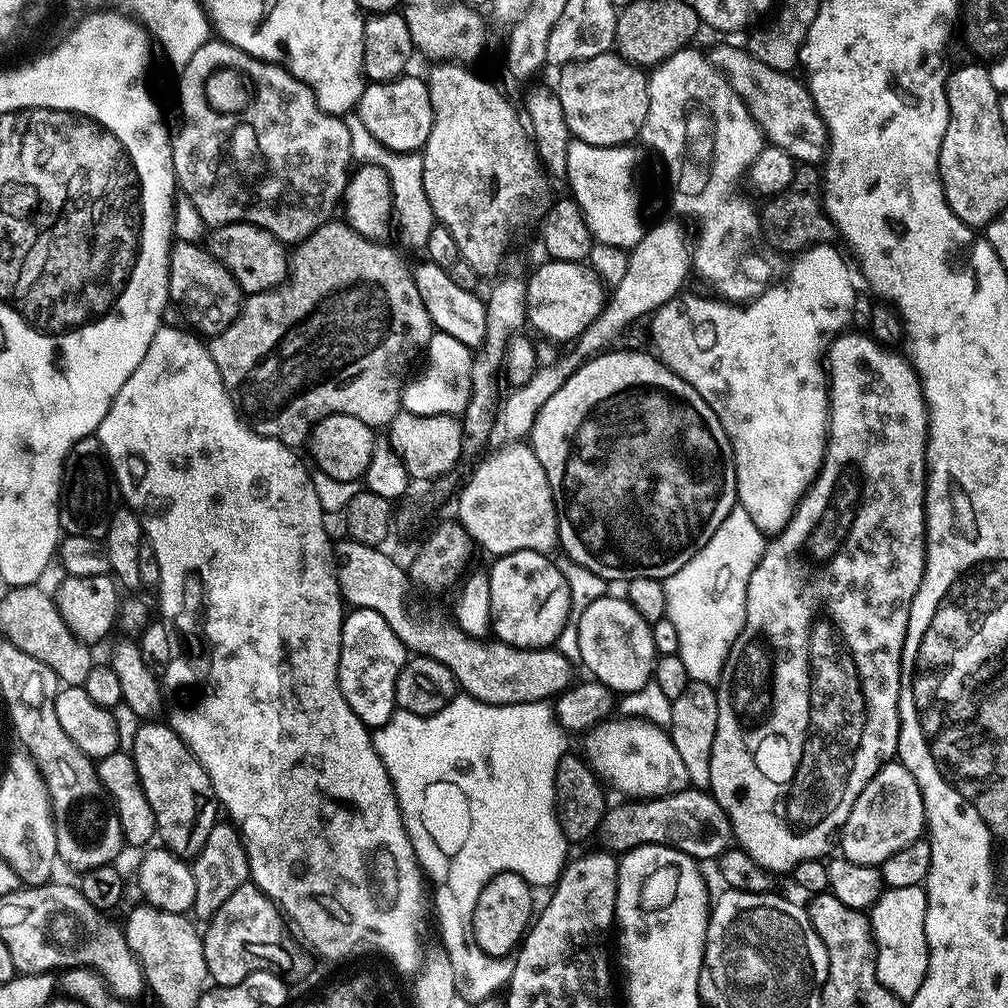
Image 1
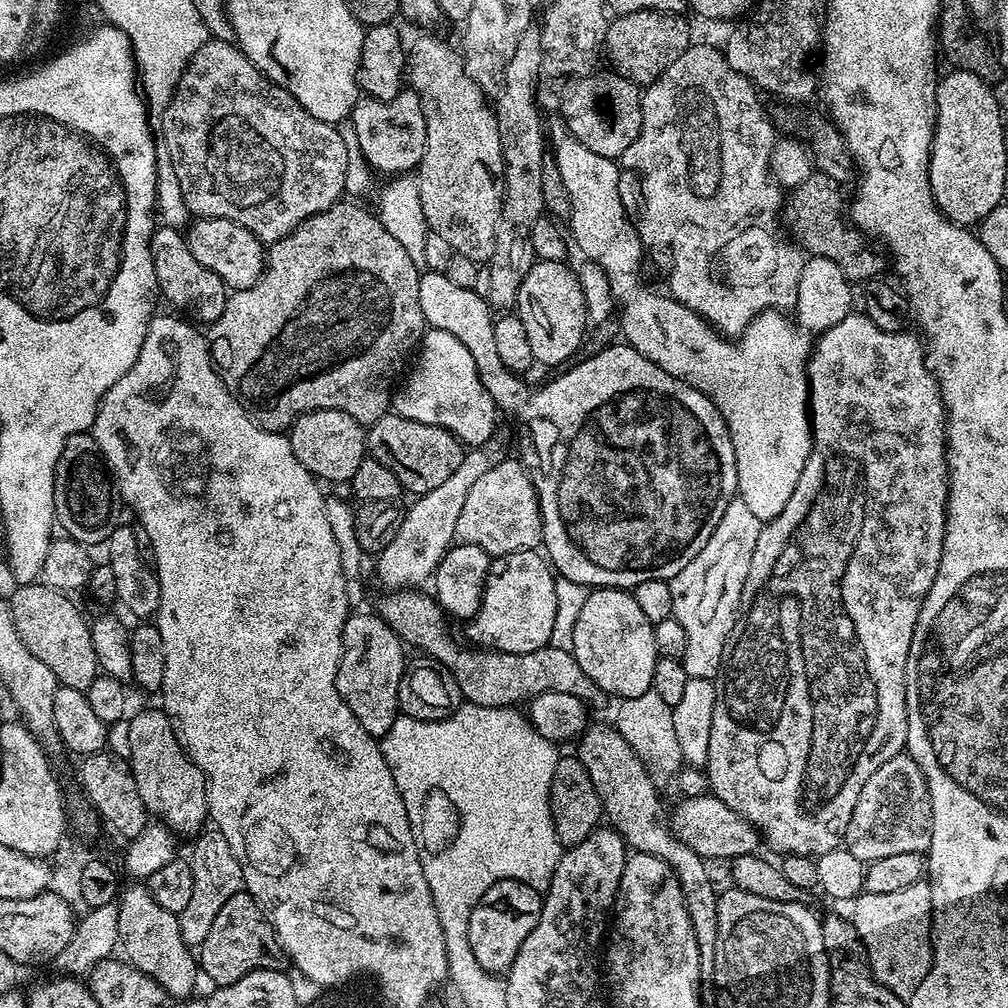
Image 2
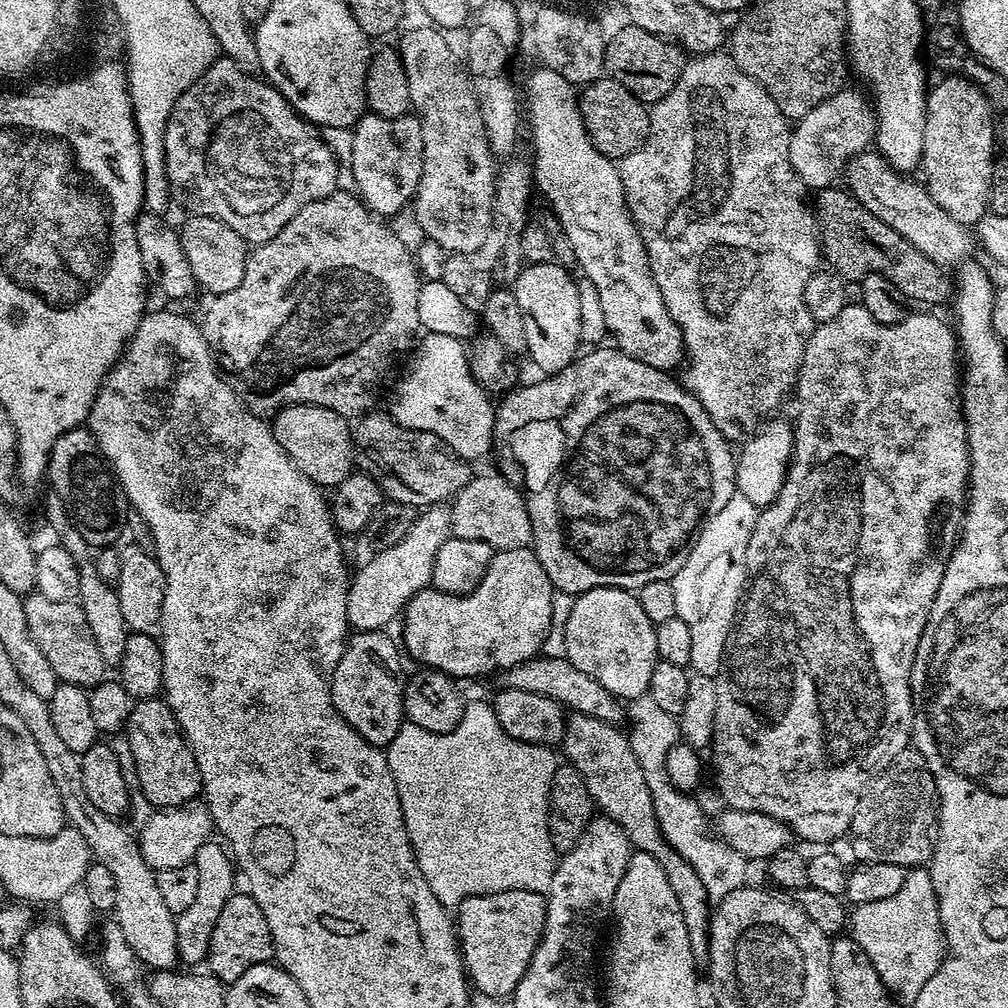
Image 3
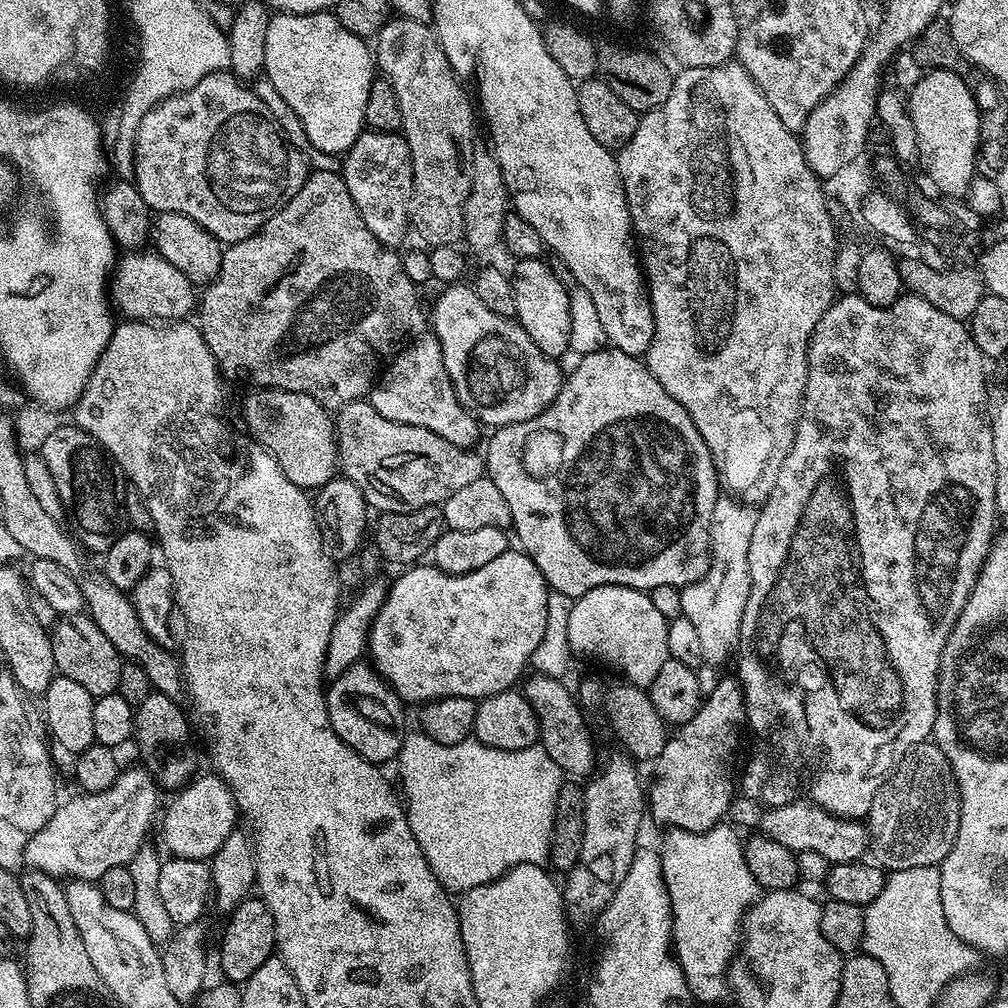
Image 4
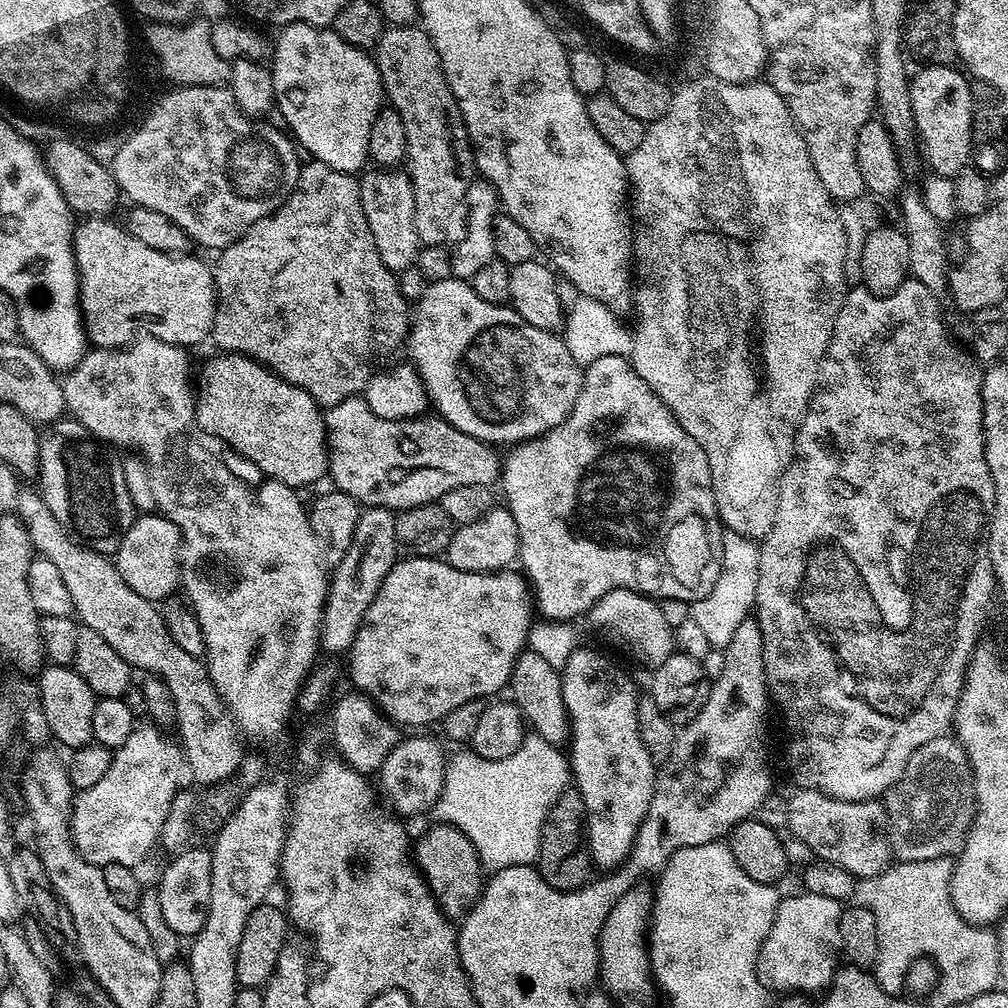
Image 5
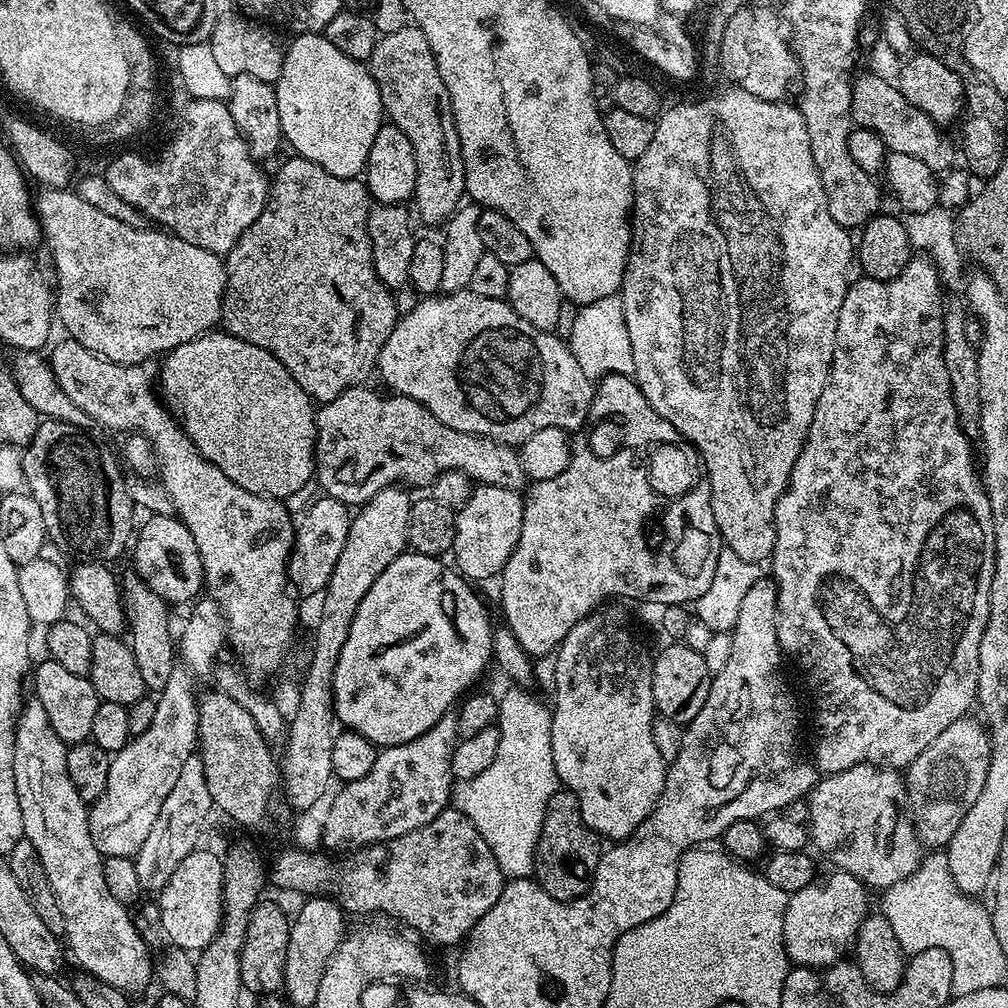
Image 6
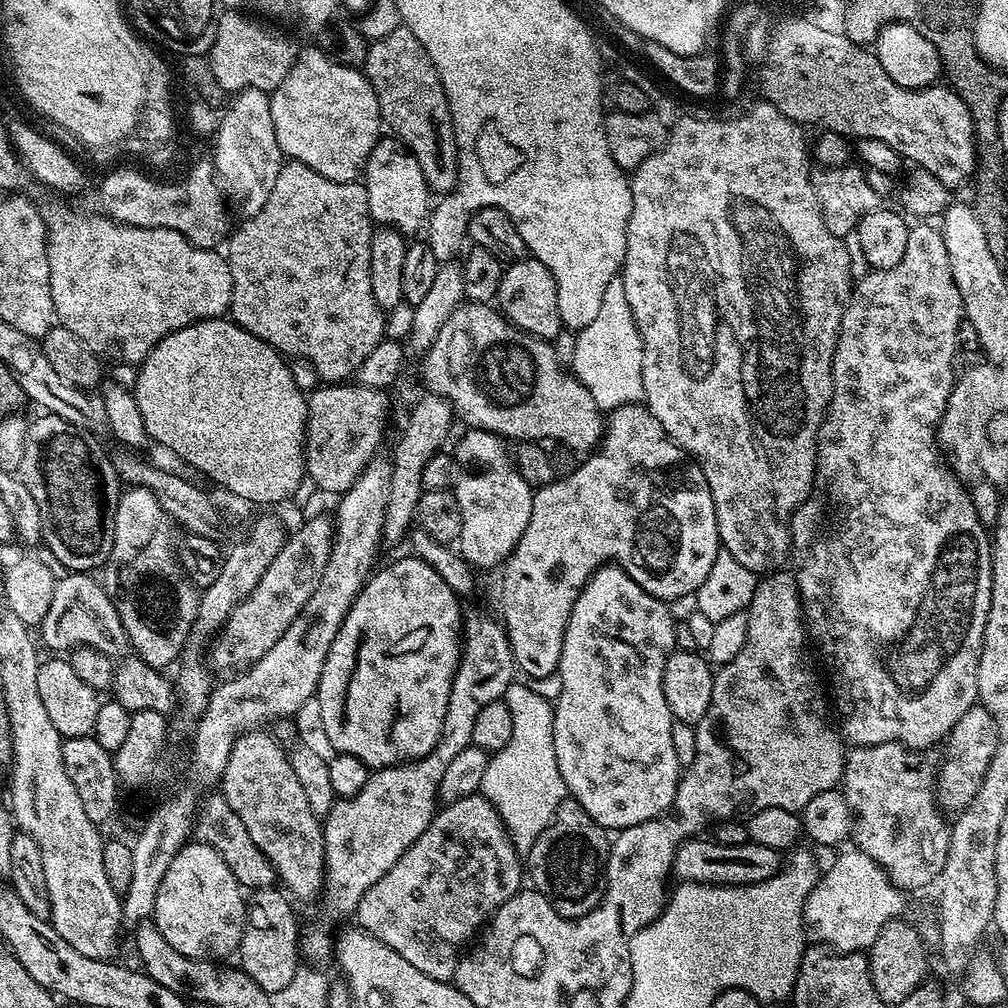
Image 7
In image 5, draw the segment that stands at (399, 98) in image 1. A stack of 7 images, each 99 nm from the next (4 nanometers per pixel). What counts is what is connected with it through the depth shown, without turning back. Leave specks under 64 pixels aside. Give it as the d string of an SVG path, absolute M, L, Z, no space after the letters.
M379 166L371 170L373 172L365 171L359 177L362 210L366 214L366 222L370 226L374 246L378 246L378 258L382 258L382 262L391 272L399 274L402 270L413 267L416 254L422 247L418 234L414 230L412 181L404 170Z

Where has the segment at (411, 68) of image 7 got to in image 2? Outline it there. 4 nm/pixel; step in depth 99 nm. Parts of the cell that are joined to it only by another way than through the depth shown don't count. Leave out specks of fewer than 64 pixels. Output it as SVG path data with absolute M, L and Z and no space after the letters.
M420 36L413 44L410 44L410 88L420 99L420 105L426 118L426 150L418 169L418 179L420 183L422 211L428 227L434 234L442 234L446 242L450 242L453 252L466 254L466 258L477 262L486 262L494 254L494 234L496 233L496 219L500 213L500 201L504 198L504 185L502 177L504 175L504 145L502 133L499 125L496 124L496 117L490 111L490 104L484 101L485 93L476 81L471 80L464 69L464 61L461 53L456 52L448 44L443 44L436 36Z

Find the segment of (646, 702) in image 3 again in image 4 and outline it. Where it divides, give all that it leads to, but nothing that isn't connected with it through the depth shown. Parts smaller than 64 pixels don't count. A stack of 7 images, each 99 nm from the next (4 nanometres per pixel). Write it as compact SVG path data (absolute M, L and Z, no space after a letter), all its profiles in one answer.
M721 822L705 832L688 832L684 828L672 828L664 836L664 845L658 848L666 890L672 907L672 950L688 983L693 1001L716 1004L729 995L728 968L742 939L742 925L748 909L760 899L760 883L746 866L741 834L731 823Z

